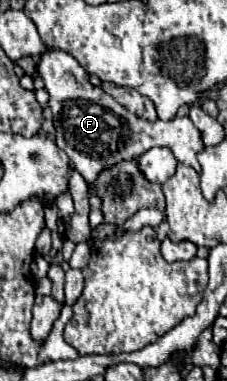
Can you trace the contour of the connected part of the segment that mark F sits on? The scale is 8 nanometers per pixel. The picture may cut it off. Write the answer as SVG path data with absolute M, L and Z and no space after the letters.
M47 47L47 51L39 57L39 75L49 93L49 107L53 111L55 121L55 139L61 149L71 157L77 171L85 177L87 183L93 183L101 169L113 167L123 159L137 159L151 147L169 147L177 161L191 165L199 171L197 153L205 149L201 141L199 129L193 125L189 117L175 117L171 121L157 119L155 123L139 119L129 113L123 105L119 105L111 95L107 95L101 87L89 83L89 75L77 63L73 55L63 49Z

